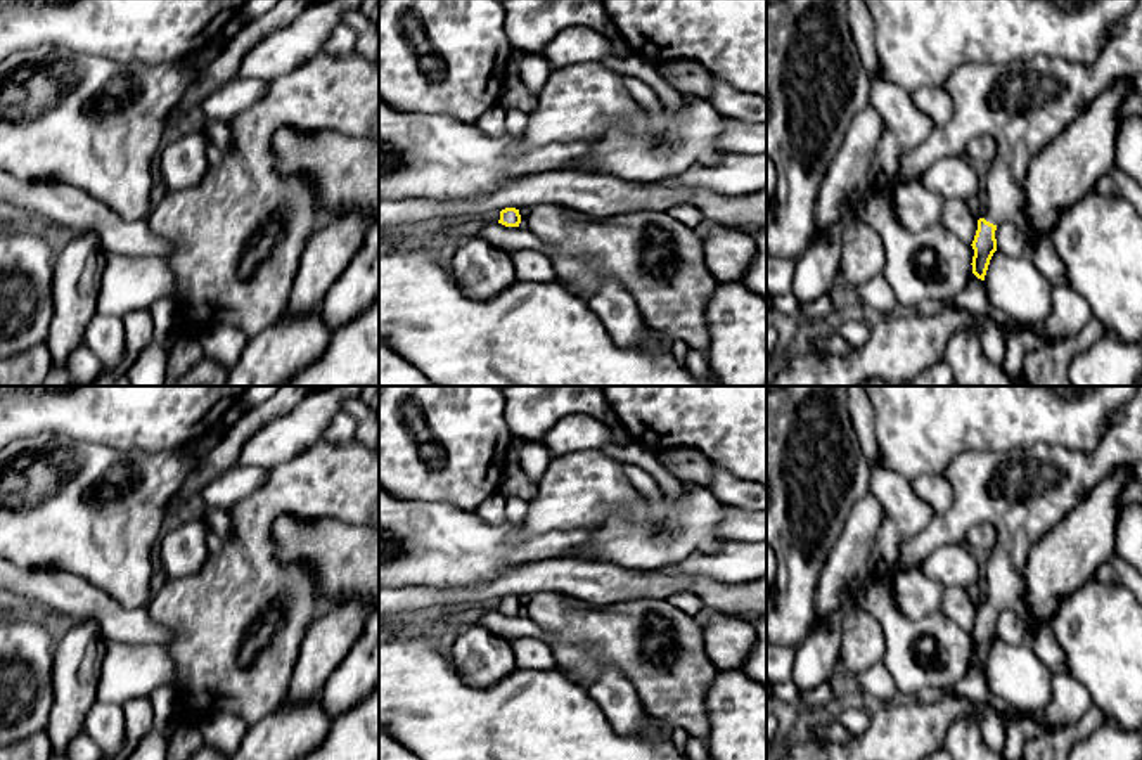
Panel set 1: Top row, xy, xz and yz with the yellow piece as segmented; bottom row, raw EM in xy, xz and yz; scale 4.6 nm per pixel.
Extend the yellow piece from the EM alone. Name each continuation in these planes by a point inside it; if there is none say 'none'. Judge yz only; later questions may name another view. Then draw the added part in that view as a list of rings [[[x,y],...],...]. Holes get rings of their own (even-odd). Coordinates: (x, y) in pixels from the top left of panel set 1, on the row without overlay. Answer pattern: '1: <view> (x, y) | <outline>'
1: yz (1025, 494) | [[[1135,386],[1130,400],[1111,417],[1092,452],[1071,452],[1057,445],[1035,445],[1028,450],[966,452],[955,457],[943,476],[950,483],[953,500],[948,511],[936,514],[929,525],[907,540],[889,576],[884,578],[888,596],[896,608],[895,576],[921,568],[929,552],[943,544],[964,542],[967,531],[990,523],[997,542],[988,552],[988,599],[983,604],[993,613],[1016,611],[1030,630],[1030,646],[1050,672],[1068,672],[1066,658],[1050,627],[1038,625],[1026,604],[1024,570],[1033,545],[1055,528],[1102,480],[1116,469],[1130,469],[1130,483],[1118,499],[1118,511],[1128,504],[1142,506],[1142,386]]]

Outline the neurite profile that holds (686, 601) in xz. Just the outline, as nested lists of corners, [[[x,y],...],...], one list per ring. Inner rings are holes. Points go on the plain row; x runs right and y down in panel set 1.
[[[677,592],[666,599],[666,602],[673,604],[675,608],[682,609],[690,616],[701,618],[703,602],[697,596],[690,592]]]

